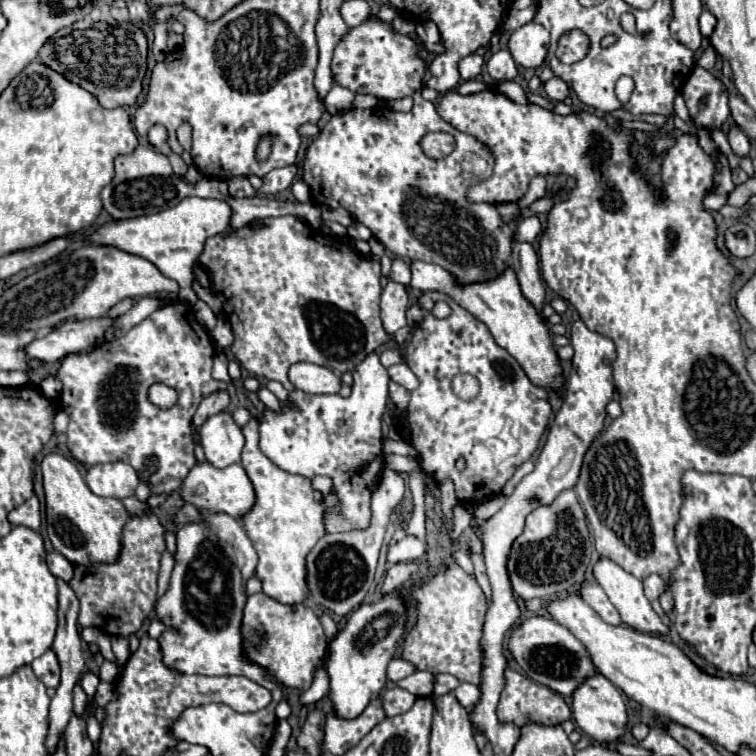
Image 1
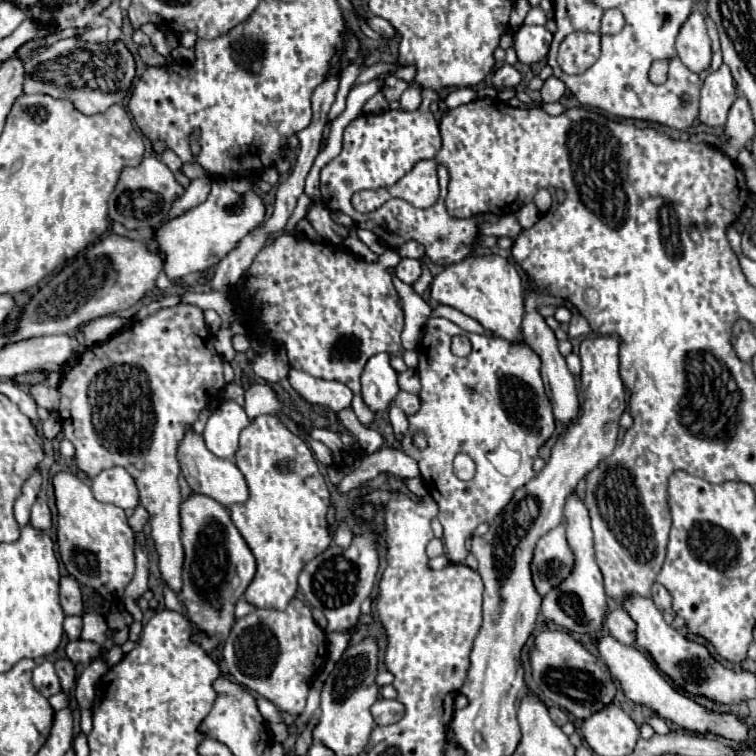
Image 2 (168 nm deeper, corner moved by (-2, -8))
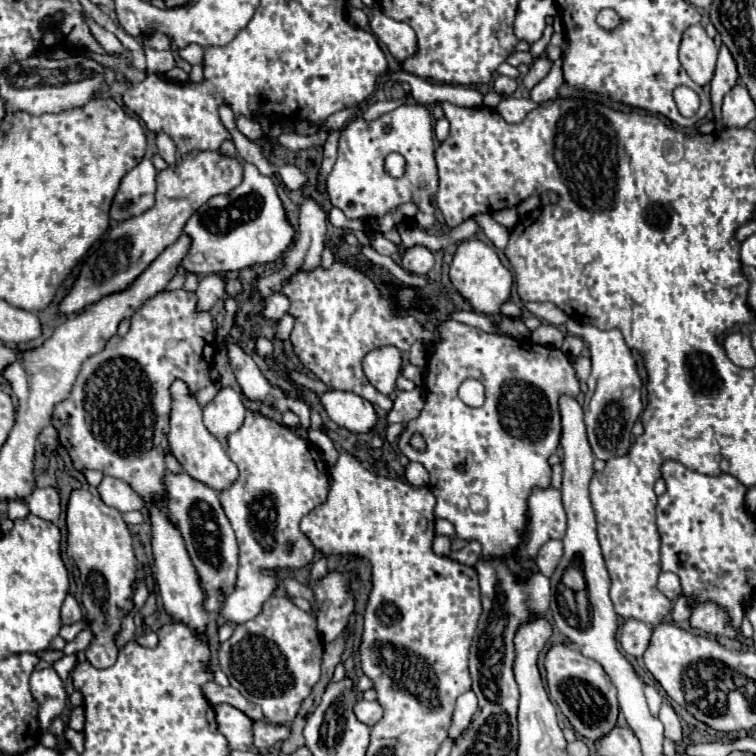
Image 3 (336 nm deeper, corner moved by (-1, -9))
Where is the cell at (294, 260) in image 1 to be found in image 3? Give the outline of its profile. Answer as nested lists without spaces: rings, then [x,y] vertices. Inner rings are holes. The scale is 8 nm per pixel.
[[[338,260],[330,270],[316,268],[316,272],[296,272],[296,276],[284,284],[282,292],[290,298],[288,312],[296,318],[290,340],[294,344],[296,356],[304,362],[304,366],[308,366],[322,382],[334,390],[354,392],[384,408],[386,412],[392,410],[393,401],[386,394],[382,400],[382,394],[364,376],[364,356],[384,344],[394,344],[400,350],[410,350],[410,346],[422,338],[428,342],[438,342],[436,330],[424,328],[410,314],[400,314],[384,288],[378,288],[362,272]]]

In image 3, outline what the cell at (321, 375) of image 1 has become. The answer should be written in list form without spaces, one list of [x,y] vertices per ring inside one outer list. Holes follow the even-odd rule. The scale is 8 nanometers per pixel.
[[[330,390],[322,394],[322,404],[330,420],[334,420],[338,426],[344,426],[354,434],[366,434],[376,430],[378,414],[374,406],[352,392]]]

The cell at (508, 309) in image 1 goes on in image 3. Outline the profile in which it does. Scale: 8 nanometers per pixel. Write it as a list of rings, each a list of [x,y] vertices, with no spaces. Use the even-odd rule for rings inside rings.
[[[464,240],[460,242],[454,260],[450,264],[450,280],[456,286],[456,290],[462,294],[462,298],[476,310],[488,316],[500,316],[500,304],[504,304],[510,298],[512,290],[512,274],[508,268],[502,266],[496,250],[482,240]]]

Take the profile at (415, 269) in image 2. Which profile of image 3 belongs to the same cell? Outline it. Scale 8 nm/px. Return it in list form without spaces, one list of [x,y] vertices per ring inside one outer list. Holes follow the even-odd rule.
[[[412,246],[402,256],[402,268],[412,274],[426,276],[432,266],[434,266],[434,256],[426,246]]]

